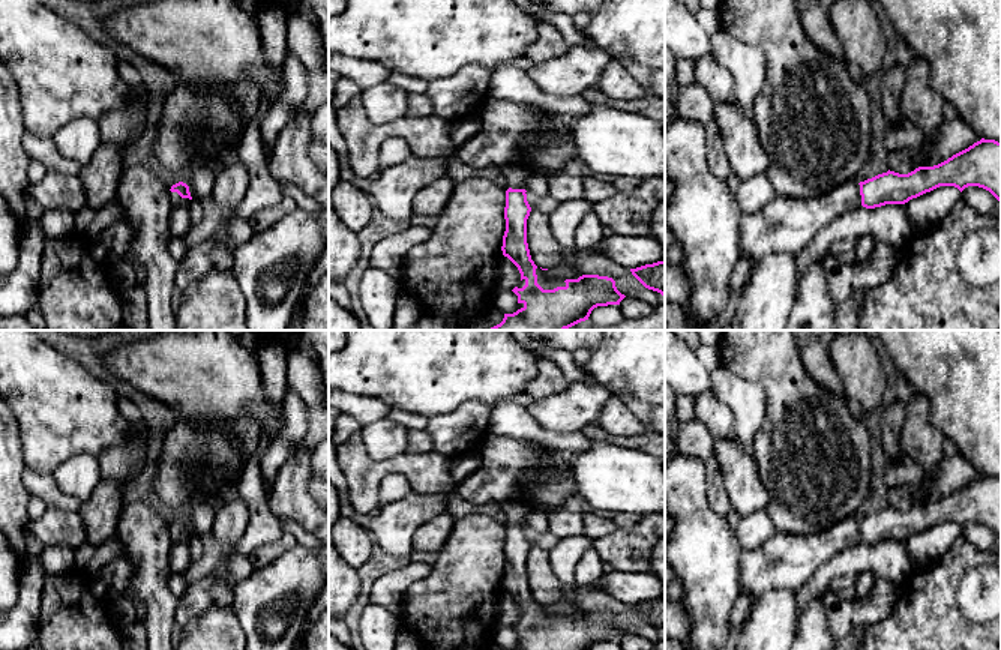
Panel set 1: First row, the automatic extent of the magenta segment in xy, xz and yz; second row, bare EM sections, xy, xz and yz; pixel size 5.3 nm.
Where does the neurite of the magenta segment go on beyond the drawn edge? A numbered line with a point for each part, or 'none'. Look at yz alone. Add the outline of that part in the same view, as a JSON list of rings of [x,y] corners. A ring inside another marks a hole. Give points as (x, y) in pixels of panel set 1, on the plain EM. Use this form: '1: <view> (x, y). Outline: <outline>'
1: yz (785, 560). Outline: [[[848,516],[813,534],[776,533],[761,546],[743,551],[740,593],[758,597],[771,588],[797,591],[833,555],[860,542],[857,516]]]

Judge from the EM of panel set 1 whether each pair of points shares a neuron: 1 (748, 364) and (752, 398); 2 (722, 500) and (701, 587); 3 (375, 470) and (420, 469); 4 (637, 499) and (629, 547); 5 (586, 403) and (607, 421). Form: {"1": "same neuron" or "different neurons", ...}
{"1": "different neurons", "2": "different neurons", "3": "same neuron", "4": "different neurons", "5": "different neurons"}

